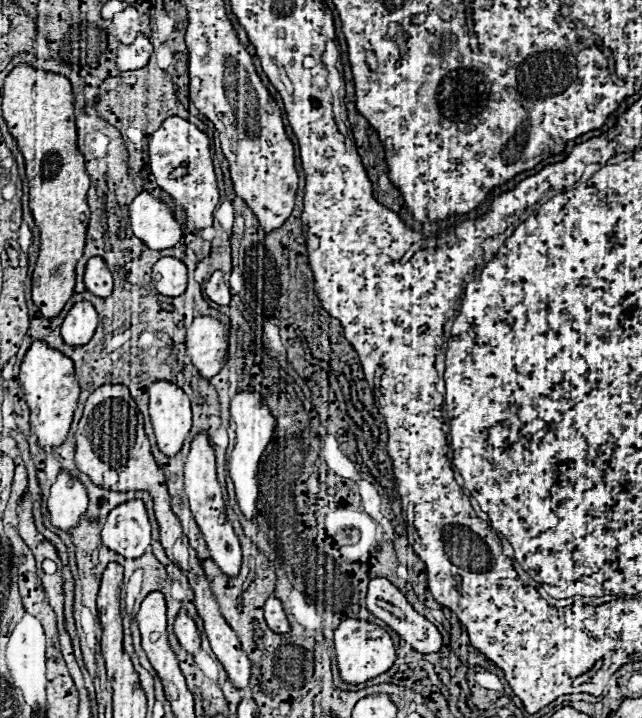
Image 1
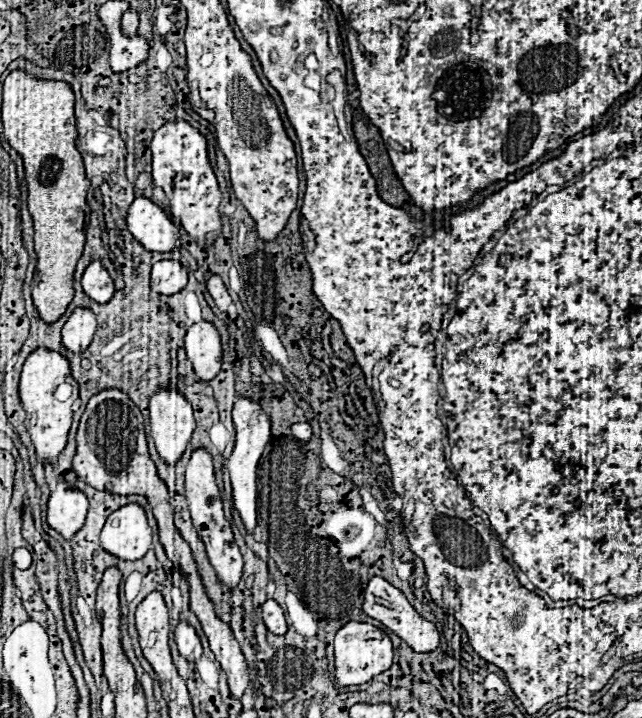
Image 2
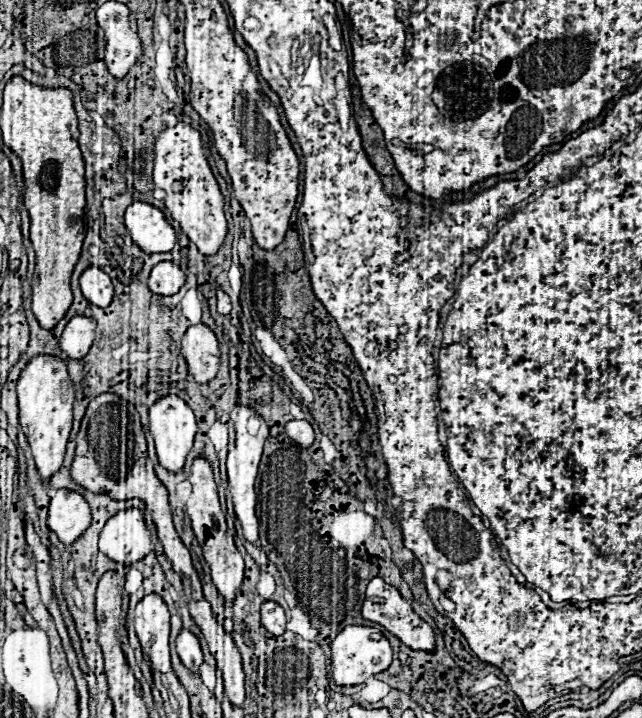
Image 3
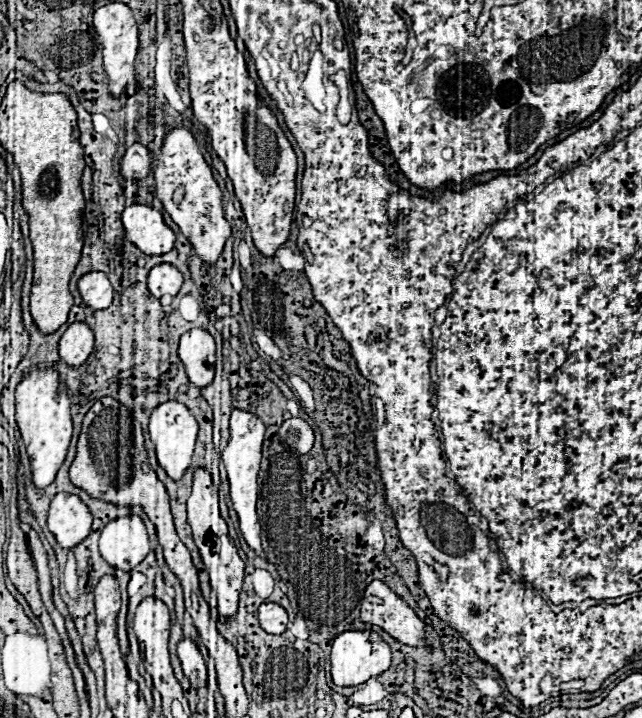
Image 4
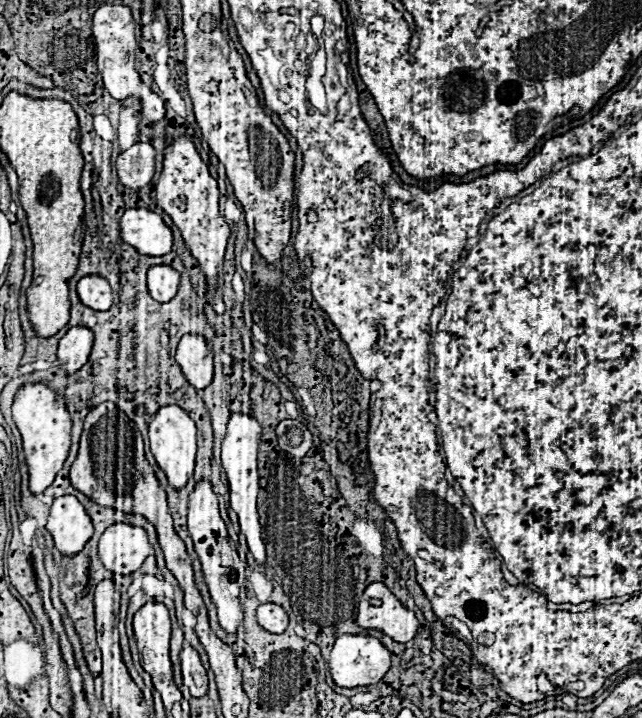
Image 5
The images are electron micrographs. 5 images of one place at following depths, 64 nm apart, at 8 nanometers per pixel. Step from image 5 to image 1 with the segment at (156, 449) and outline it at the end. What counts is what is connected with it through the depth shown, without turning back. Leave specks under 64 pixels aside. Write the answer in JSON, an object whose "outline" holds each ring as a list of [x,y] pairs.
{"outline":[[[158,380],[150,384],[150,420],[154,426],[158,448],[166,456],[180,452],[184,438],[192,428],[190,400],[176,384]]]}

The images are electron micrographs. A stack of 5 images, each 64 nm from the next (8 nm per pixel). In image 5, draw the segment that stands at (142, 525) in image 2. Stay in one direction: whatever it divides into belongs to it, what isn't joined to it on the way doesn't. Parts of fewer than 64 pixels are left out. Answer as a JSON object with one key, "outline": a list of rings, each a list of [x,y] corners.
{"outline":[[[118,522],[108,526],[100,536],[98,554],[102,564],[114,574],[132,574],[142,566],[152,546],[144,528]]]}

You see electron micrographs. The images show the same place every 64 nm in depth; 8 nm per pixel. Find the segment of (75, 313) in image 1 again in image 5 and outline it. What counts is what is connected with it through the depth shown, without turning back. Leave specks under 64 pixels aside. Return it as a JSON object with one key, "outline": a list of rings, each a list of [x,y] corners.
{"outline":[[[74,326],[64,334],[58,346],[58,362],[64,374],[74,374],[88,362],[92,342],[94,336],[86,326]]]}

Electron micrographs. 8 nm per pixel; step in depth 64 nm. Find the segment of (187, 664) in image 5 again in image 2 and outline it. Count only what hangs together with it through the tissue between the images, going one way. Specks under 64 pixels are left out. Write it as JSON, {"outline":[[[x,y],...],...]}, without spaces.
{"outline":[[[180,620],[180,624],[178,624],[176,630],[174,630],[174,636],[176,636],[178,650],[180,650],[180,654],[182,654],[186,660],[196,662],[196,660],[202,656],[202,644],[200,644],[200,638],[198,638],[196,630],[194,630],[188,622]]]}

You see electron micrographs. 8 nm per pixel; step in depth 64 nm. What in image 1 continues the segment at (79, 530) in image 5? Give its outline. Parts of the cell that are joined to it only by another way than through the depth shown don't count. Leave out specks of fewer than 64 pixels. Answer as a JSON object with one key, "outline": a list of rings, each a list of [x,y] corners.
{"outline":[[[60,470],[48,498],[48,512],[52,524],[62,530],[72,530],[78,524],[78,518],[86,512],[86,506],[86,488],[76,478],[72,478],[68,470]]]}

